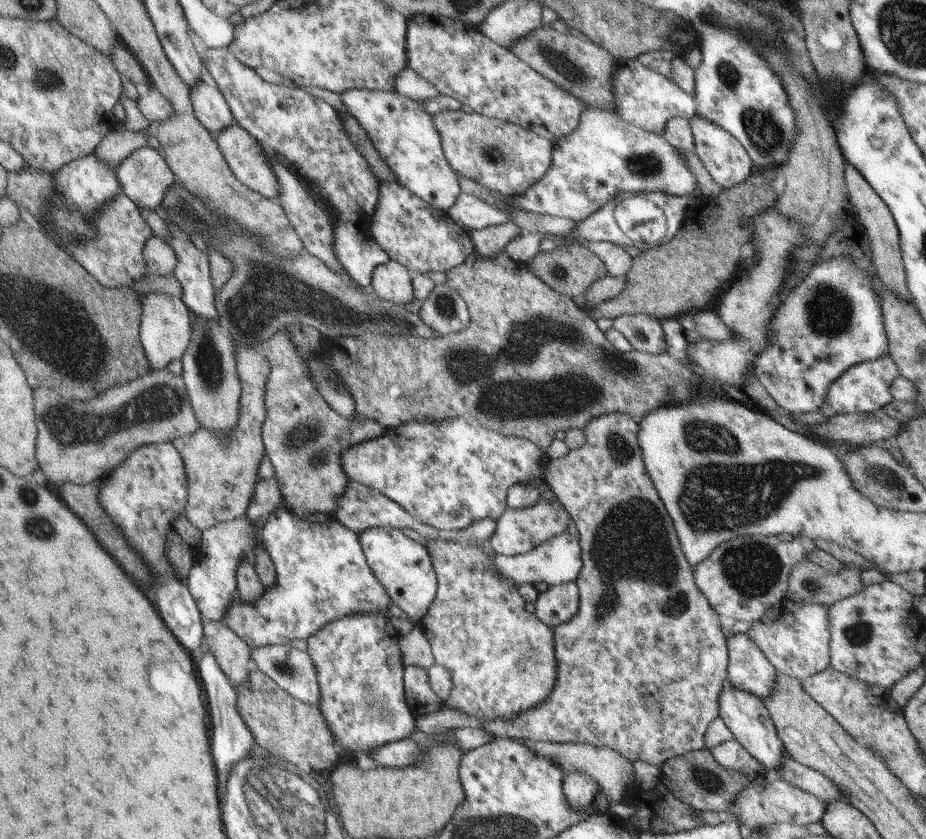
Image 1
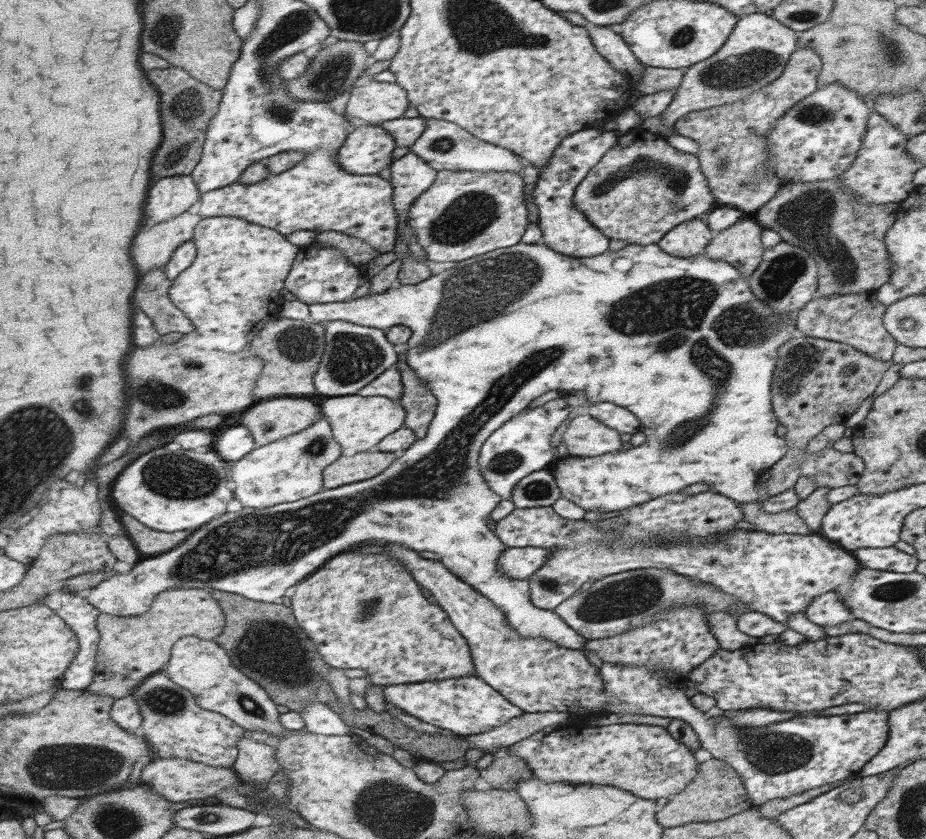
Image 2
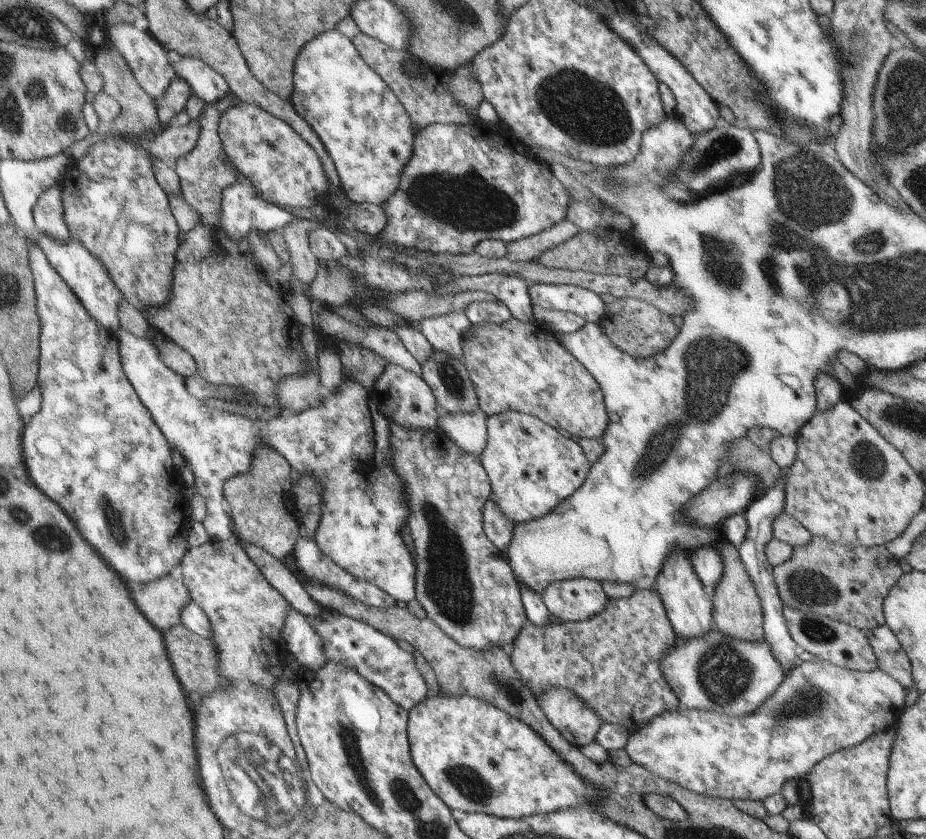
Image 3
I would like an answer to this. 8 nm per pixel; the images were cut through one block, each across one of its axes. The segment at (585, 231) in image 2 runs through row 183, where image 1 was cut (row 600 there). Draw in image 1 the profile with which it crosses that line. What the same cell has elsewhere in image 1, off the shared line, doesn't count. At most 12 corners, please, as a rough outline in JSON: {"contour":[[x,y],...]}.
{"contour":[[577,585],[536,595],[535,616],[553,629],[577,612]]}

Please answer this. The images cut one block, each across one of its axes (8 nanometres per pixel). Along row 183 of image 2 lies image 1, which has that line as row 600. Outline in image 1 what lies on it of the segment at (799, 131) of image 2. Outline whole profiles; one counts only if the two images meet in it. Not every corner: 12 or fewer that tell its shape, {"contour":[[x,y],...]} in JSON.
{"contour":[[783,598],[747,636],[801,682],[830,664],[829,608]]}

